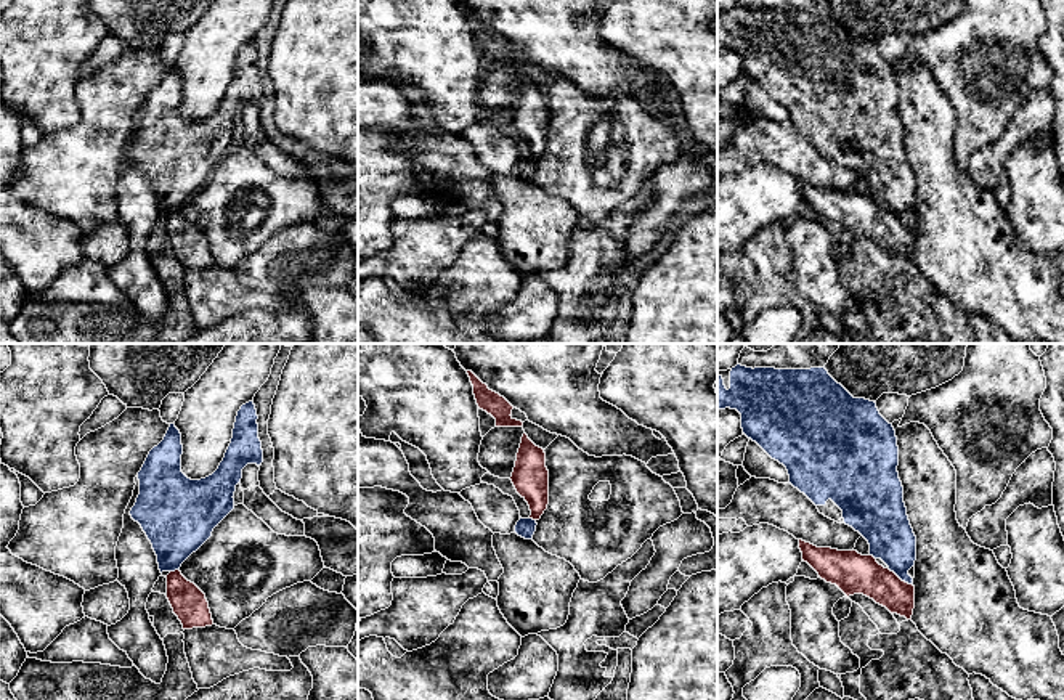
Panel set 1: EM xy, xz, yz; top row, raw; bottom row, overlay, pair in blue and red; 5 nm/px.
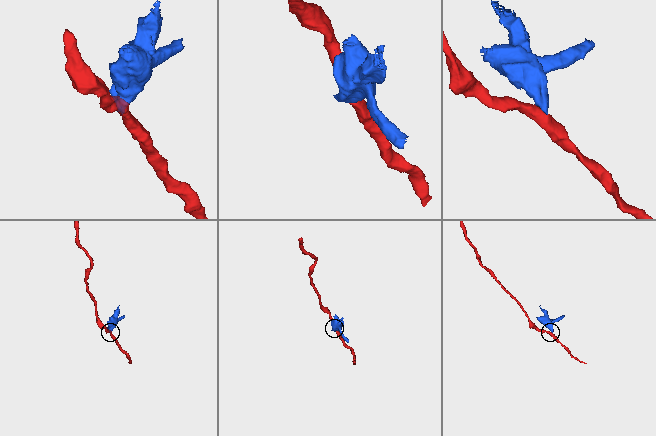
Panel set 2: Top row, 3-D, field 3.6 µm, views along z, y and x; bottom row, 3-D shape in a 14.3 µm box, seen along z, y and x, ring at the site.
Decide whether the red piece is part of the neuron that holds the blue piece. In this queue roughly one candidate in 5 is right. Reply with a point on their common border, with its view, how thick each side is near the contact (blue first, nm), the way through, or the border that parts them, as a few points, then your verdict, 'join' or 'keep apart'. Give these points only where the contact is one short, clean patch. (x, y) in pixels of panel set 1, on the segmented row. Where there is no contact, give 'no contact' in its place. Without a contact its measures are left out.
contact yz (901, 578); calibres 240 and 200 nm; border yz (888, 569), (912, 585); keep apart

